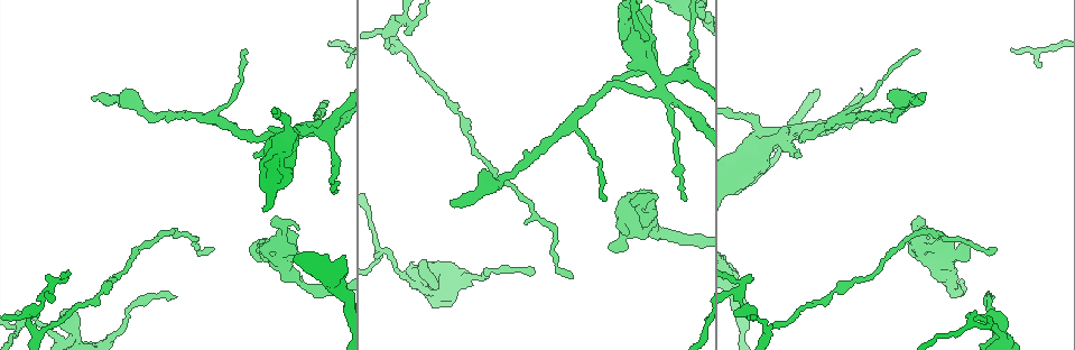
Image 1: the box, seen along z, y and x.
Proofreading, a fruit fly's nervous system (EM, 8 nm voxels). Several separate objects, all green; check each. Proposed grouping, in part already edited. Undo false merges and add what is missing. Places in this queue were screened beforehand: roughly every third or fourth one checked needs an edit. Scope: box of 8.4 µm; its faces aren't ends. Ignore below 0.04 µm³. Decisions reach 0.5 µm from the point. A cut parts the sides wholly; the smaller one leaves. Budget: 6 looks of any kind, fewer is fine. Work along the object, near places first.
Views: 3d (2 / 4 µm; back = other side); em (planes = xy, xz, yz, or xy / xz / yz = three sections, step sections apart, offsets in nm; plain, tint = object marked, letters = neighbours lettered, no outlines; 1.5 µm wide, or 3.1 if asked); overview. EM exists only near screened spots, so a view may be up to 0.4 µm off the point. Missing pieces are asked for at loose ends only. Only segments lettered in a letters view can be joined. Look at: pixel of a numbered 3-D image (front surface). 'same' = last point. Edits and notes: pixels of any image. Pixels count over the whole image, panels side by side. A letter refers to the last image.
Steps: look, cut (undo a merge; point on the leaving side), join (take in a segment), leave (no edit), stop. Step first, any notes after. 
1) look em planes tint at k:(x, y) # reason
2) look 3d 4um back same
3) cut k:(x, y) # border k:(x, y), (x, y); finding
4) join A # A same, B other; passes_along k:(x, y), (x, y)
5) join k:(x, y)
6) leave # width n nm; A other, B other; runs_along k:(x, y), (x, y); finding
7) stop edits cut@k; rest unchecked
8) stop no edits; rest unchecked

look em xz step 8 tint at 1:(659, 79) # thick turns thin

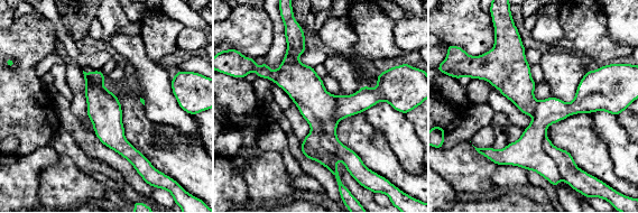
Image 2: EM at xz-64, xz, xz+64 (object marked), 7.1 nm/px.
look em planes letters same

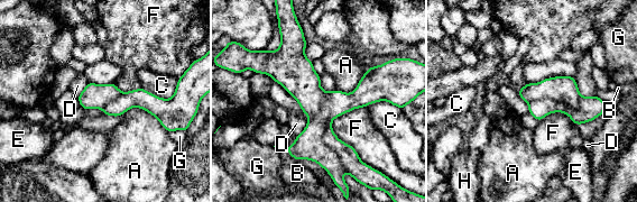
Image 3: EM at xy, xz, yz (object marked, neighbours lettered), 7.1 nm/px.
cut 3:(589, 108) # width 200 nm; A other, B other, C other, D other, E other, F other, G other, H other; border 3:(581, 97), (575, 108), (528, 103); two cells meet here

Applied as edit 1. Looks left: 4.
look 3d 2um at 1:(398, 21) # a narrow waist

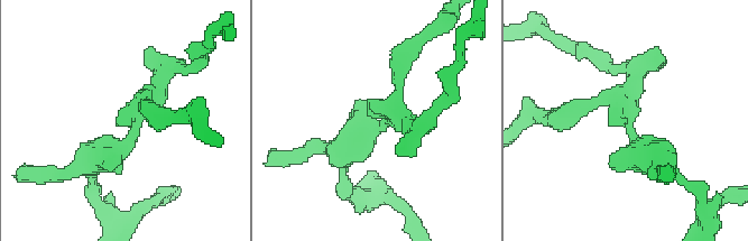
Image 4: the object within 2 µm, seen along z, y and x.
look em 3.1um planes plain at 4:(634, 131) # need the tissue

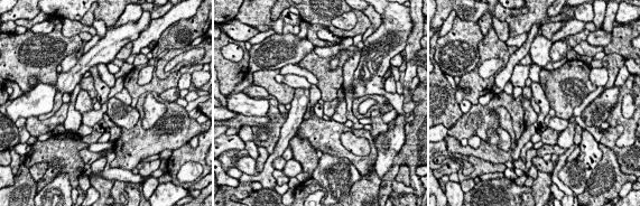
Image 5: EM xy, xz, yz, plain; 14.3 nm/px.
look em 3.1um planes letters same

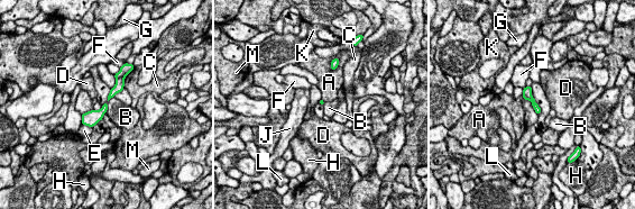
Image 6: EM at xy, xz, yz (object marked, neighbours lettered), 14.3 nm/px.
leave # width 70 nm; A other, B other, C other, D other, E other, F other, G other, H other, J other, K other, L other, M other; runs_along 6:(118, 75), (104, 108), (84, 121); continuous, no second cell

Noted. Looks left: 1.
stop edits cut@3; rest unchecked

